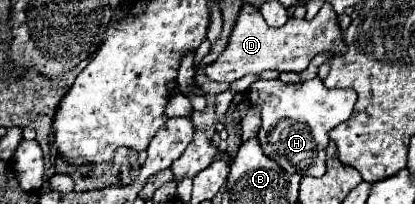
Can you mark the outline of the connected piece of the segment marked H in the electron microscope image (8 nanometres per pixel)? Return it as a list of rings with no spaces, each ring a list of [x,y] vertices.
[[[319,78],[297,84],[283,84],[281,80],[257,80],[251,86],[251,104],[261,108],[261,130],[257,134],[263,152],[275,160],[287,174],[323,176],[325,148],[329,144],[329,130],[345,122],[357,102],[355,90],[329,90]]]

